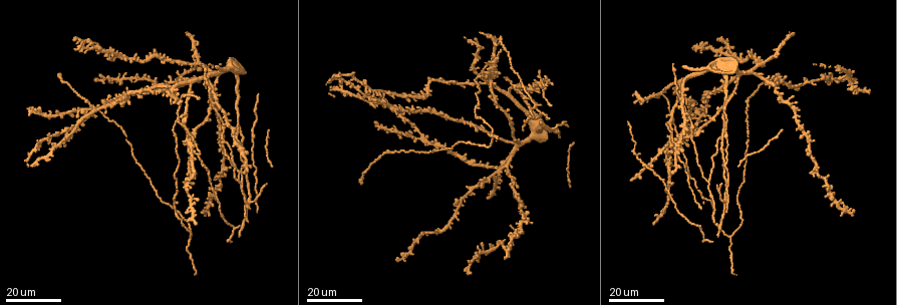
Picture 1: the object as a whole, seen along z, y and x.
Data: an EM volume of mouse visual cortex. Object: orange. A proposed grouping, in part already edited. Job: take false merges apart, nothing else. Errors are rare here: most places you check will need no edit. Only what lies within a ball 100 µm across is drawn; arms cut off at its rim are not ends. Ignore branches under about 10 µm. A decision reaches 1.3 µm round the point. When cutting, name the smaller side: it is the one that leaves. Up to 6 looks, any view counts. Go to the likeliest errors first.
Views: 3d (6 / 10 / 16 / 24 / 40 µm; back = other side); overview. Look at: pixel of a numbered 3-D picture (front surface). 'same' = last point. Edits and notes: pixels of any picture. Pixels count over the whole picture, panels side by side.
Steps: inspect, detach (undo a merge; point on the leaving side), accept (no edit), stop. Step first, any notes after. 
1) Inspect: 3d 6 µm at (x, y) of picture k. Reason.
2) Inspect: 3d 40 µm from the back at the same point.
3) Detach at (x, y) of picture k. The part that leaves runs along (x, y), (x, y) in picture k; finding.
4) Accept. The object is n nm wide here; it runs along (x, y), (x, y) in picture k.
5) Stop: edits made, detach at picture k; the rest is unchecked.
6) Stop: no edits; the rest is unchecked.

Inspect: 3d 16 µm at (709, 183) of picture 1. Side arm on a straight run.

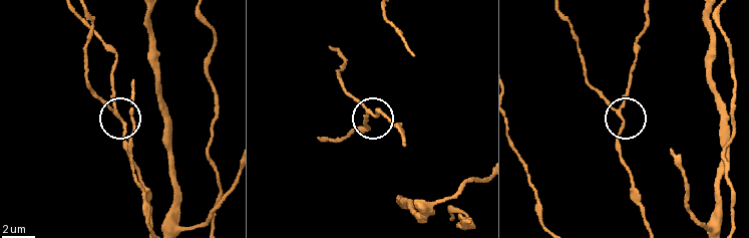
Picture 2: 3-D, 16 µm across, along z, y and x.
Inspect: 3d 10 µm at (118, 114) of picture 2.

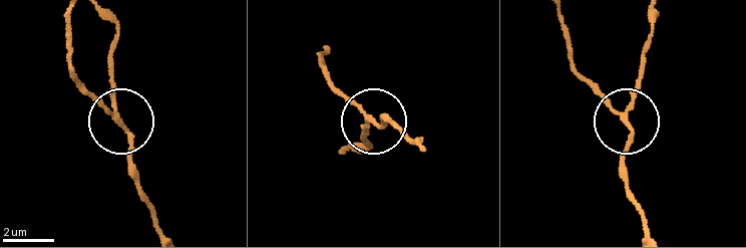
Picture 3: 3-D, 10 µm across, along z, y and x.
Accept. The object is 160 nm wide here; it runs along (556, 14), (572, 65), (626, 124), (622, 180) in picture 3; continuous, no second neuron.

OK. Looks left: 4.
Inspect: 3d 16 µm at (211, 103) of picture 1. Thin arm on a thick one.

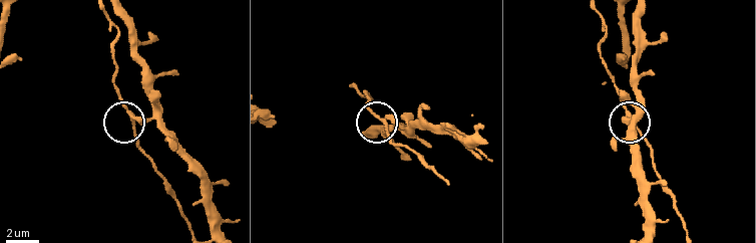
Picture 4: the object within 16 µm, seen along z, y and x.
Inspect: 3d 10 µm at (384, 129) of picture 4. Zoom in.

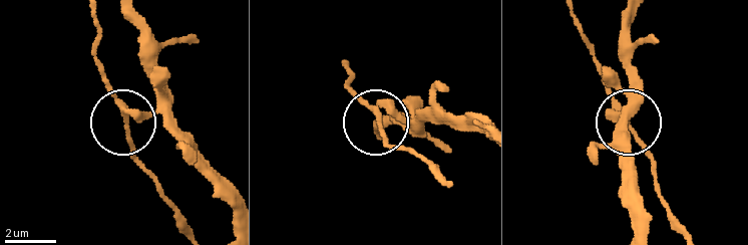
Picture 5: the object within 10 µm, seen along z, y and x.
Accept. The side arm is 17 µm long; it runs along (372, 128), (411, 121), (398, 114), (376, 119), (349, 91) in picture 5; continuous, no second neuron.

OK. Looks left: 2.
Inspect: 3d 16 µm at (176, 119) of picture 1. Three-way junction.

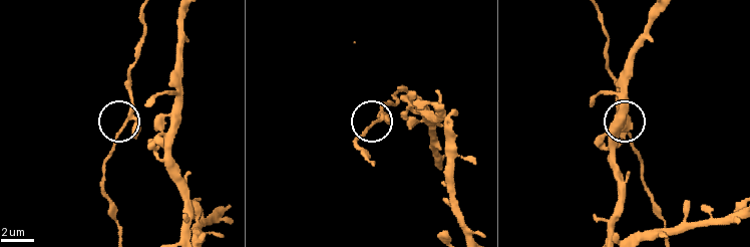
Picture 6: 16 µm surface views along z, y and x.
Inspect: 3d 6 µm at (132, 114) of picture 6.

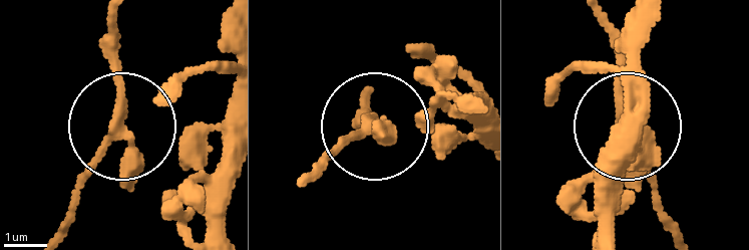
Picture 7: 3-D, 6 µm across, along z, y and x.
Accept. The object is 260 nm wide here; it runs along (60, 227), (78, 173), (117, 118), (117, 25) in picture 7; one neuron here.

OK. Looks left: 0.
Stop: no edits; the rest is unchecked.

